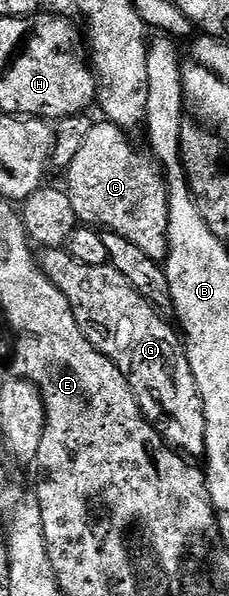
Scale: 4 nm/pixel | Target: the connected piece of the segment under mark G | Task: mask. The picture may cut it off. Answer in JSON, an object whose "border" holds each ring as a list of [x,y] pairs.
{"border":[[[46,247],[40,252],[39,266],[41,272],[61,290],[63,297],[67,297],[75,313],[75,321],[87,341],[91,341],[91,345],[95,345],[95,349],[99,349],[99,353],[107,356],[123,373],[123,377],[127,377],[139,409],[145,419],[157,428],[166,444],[186,457],[204,456],[207,421],[203,417],[203,401],[199,397],[199,385],[195,385],[195,373],[191,373],[191,365],[185,355],[182,336],[175,330],[174,324],[169,324],[161,316],[164,314],[145,300],[127,277],[123,277],[123,273],[117,272],[110,265],[85,265],[68,249]]]}

